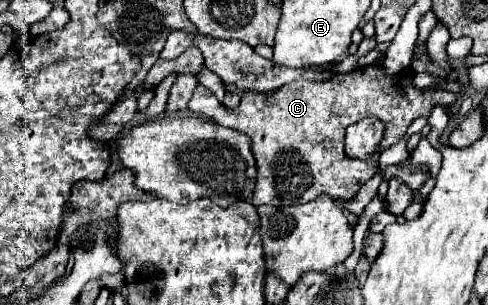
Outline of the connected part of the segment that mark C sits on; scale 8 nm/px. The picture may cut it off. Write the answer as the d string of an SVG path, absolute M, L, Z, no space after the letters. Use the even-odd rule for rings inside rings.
M368 65L322 81L296 79L292 85L270 93L244 93L236 109L224 107L204 85L196 85L188 101L188 111L248 135L258 169L252 203L256 207L284 207L314 201L322 193L332 199L352 199L376 173L378 157L384 147L392 147L404 139L406 129L416 117L428 117L432 107L452 105L454 99L456 95L444 89L418 89L414 85L414 71L410 69L398 75L386 75L382 65ZM364 117L382 119L382 145L374 155L370 153L368 159L352 159L344 151L344 131L350 123Z

